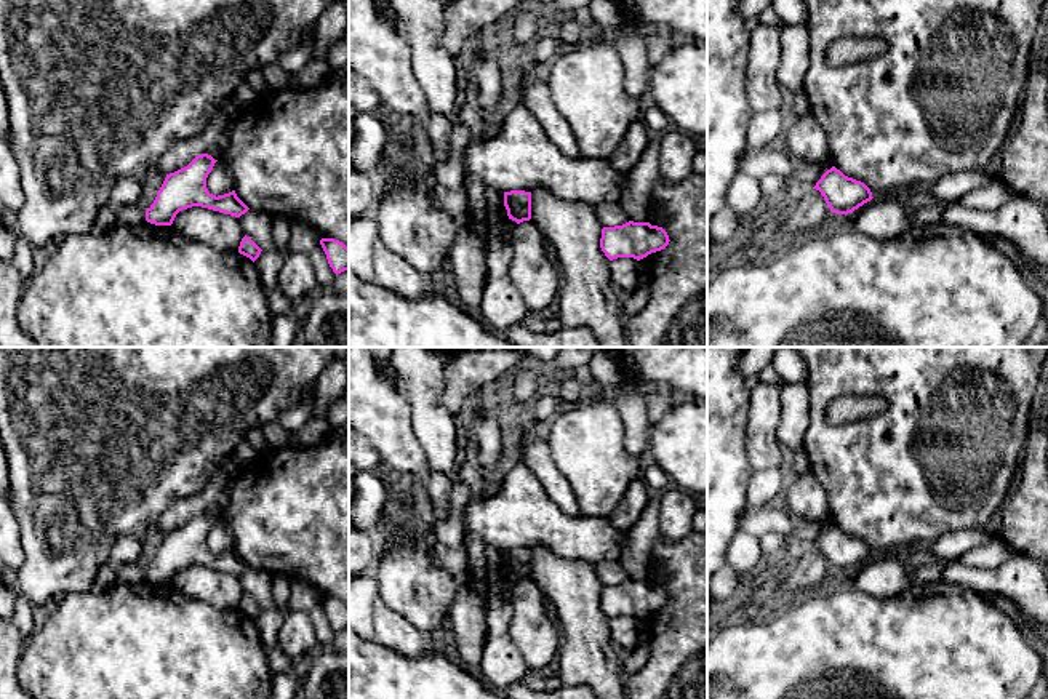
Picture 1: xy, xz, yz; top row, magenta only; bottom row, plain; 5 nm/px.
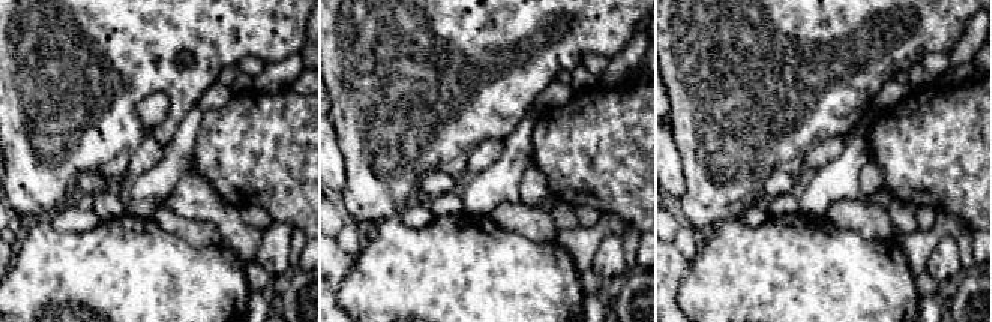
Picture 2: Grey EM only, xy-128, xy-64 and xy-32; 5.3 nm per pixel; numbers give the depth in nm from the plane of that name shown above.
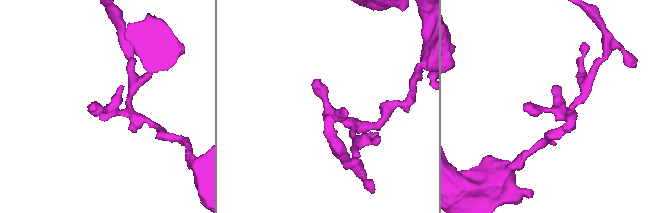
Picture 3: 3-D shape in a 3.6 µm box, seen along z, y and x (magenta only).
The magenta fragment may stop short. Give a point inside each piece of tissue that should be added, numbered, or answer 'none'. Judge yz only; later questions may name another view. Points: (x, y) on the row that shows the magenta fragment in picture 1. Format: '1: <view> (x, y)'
none

